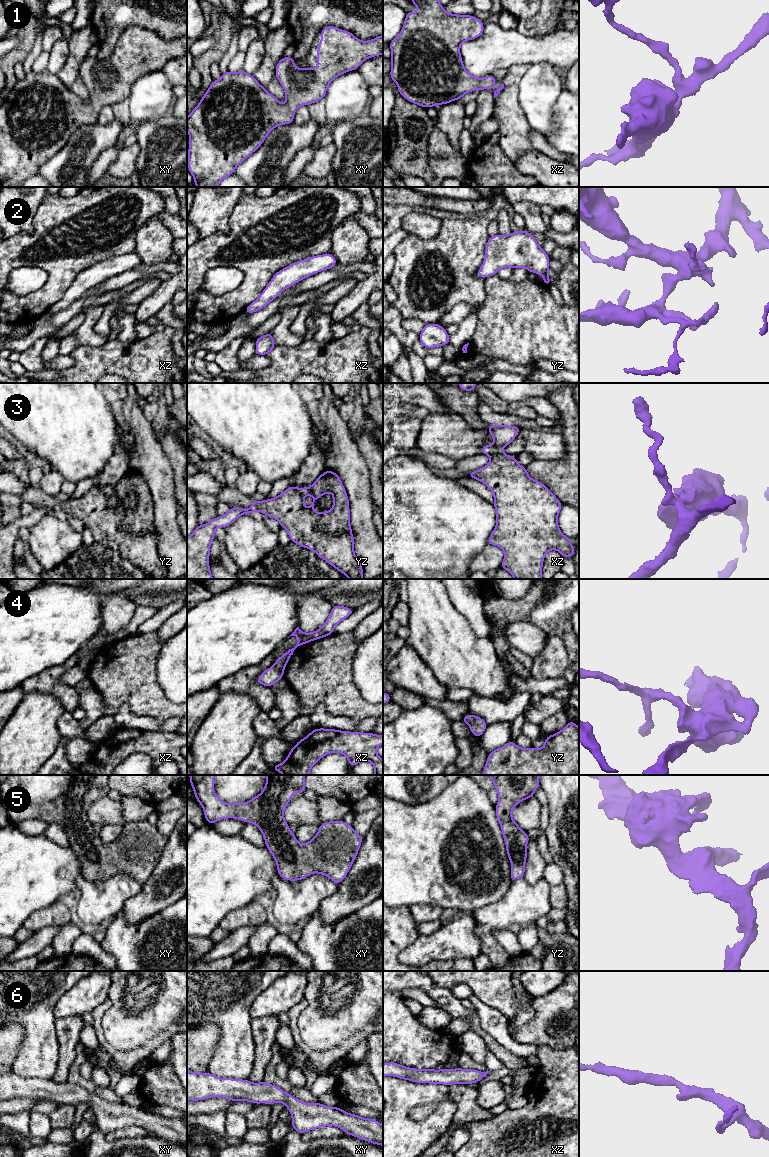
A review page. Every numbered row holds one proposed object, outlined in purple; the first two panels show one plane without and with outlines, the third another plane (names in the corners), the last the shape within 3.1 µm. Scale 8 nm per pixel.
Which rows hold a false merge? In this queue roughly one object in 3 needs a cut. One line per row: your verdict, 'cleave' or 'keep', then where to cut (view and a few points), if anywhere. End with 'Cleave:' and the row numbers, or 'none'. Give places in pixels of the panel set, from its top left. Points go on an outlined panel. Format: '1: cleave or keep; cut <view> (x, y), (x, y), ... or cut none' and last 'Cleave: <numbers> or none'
1: keep; cut none
2: keep; cut none
3: cleave; cut xz (494, 444), (500, 450)
4: cleave; cut yz (475, 716), (469, 725)
5: keep; cut none
6: keep; cut none
Cleave: 3, 4

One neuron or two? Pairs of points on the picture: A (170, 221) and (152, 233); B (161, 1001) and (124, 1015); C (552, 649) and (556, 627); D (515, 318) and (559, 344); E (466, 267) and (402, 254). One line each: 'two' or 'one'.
A: two
B: one
C: two
D: one
E: one

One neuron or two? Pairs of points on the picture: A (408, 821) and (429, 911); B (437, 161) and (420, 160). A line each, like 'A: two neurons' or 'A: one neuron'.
A: two neurons
B: two neurons

